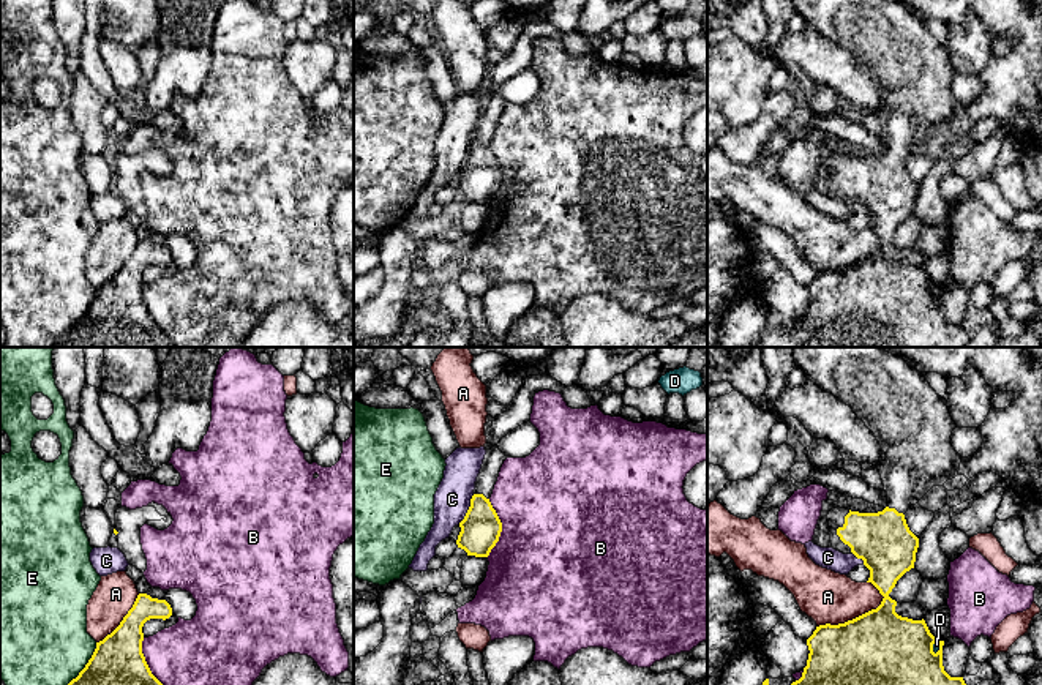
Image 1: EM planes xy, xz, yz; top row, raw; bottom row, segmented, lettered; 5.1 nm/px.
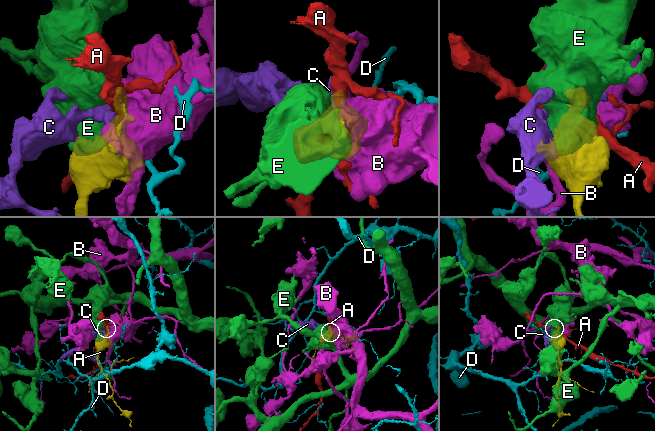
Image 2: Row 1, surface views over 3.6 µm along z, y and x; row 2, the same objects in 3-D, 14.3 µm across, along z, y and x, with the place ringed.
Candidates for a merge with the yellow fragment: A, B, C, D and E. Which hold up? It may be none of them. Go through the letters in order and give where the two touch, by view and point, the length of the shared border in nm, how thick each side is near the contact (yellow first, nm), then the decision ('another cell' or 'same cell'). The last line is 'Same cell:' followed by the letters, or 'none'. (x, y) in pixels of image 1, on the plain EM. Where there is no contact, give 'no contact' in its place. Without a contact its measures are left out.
A: contact yz (853, 265); length 380 nm; calibres 500 and 260 nm; another cell
B: contact xy (149, 316); length 360 nm; calibres 460 and 420 nm; another cell
C: contact xz (469, 155); length 170 nm; calibres 200 and 190 nm; another cell
D: contact yz (932, 294); length 80 nm; calibres 500 and 30 nm; another cell
E: contact xy (81, 318); length 380 nm; calibres 460 and 480 nm; another cell
Same cell: none

